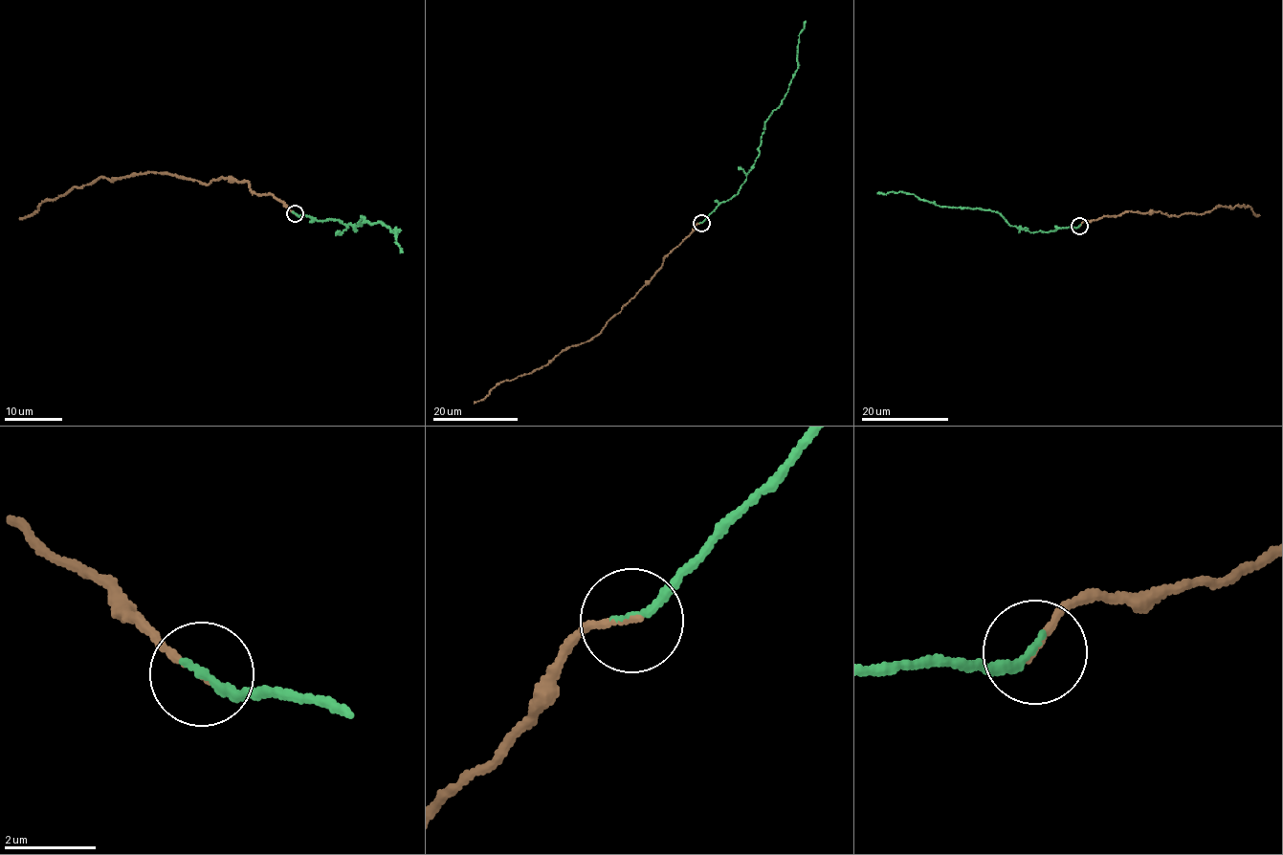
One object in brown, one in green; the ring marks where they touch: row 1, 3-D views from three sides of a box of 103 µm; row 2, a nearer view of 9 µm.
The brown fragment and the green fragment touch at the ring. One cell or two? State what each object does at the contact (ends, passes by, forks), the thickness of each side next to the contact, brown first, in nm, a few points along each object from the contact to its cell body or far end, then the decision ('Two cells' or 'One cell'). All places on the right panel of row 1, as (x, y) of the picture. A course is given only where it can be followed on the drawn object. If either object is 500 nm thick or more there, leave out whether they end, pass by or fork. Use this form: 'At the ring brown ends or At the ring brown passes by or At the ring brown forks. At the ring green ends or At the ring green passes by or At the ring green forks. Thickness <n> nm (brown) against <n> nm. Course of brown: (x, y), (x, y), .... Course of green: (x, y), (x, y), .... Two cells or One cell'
At the ring brown ends. At the ring green ends. Thickness 120 nm (brown) against 200 nm. Course of brown: (1080, 226), (1106, 215), (1135, 211), (1199, 214), (1218, 204), (1231, 208), (1245, 205), (1260, 215). Course of green: (1080, 226), (1031, 232), (1009, 225), (1004, 217), (989, 210), (941, 207), (900, 191), (877, 193). One cell

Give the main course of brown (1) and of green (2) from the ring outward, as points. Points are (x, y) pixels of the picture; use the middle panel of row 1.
1: (701, 223), (665, 257), (653, 276), (602, 331), (566, 347), (529, 373), (500, 381), (474, 404)
2: (701, 223), (722, 202), (737, 195), (760, 155), (765, 121), (785, 97), (797, 66), (798, 40), (806, 21)

